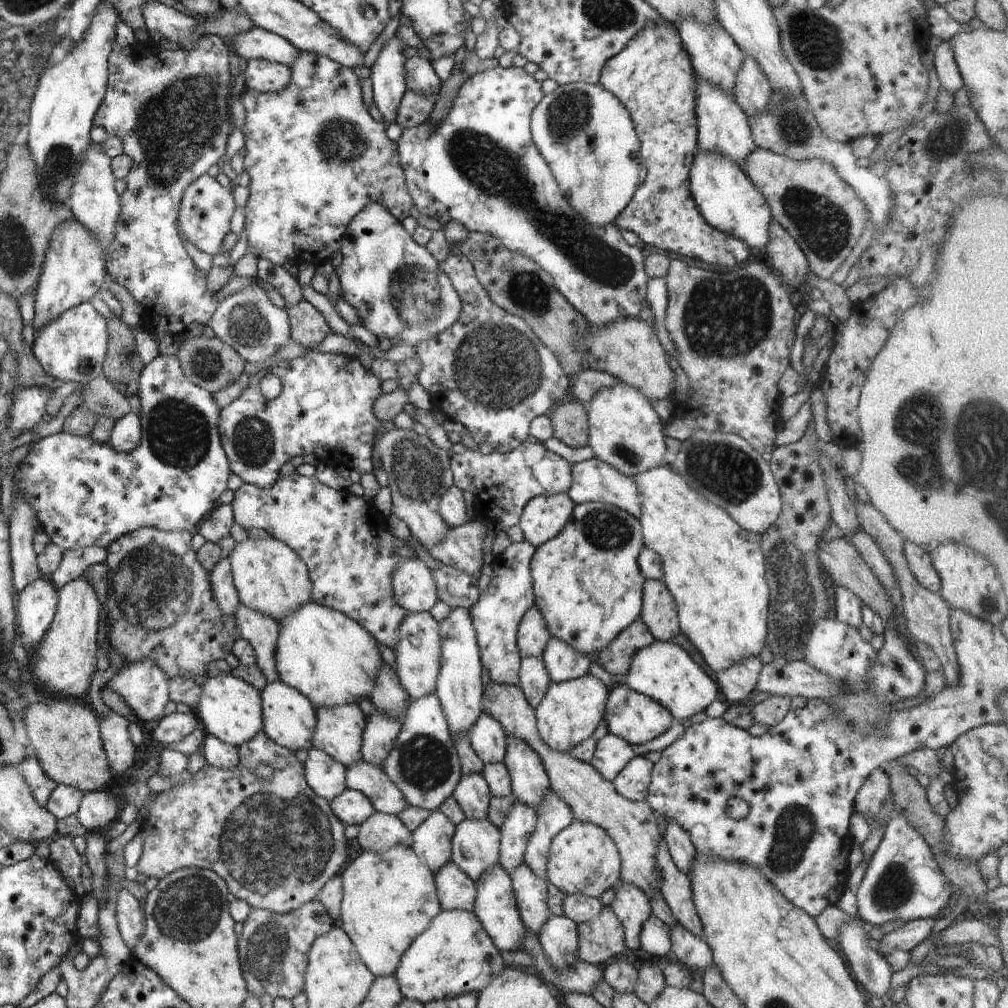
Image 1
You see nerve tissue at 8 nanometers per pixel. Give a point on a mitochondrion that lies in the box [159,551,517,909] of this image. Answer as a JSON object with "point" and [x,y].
{"point":[272,841]}

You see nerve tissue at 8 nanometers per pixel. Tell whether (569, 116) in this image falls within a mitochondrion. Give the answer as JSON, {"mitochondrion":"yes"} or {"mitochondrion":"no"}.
{"mitochondrion":"yes"}

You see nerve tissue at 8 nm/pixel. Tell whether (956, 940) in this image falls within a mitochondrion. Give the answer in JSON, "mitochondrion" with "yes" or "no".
{"mitochondrion":"no"}

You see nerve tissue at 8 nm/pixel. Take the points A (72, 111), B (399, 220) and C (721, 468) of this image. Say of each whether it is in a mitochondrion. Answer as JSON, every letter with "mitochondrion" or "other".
{"A":"other","B":"other","C":"mitochondrion"}

